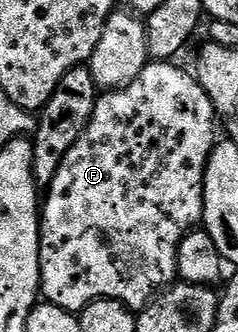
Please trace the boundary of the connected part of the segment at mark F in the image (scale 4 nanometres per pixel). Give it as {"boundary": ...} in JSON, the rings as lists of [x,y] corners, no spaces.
{"boundary":[[[150,61],[142,73],[125,87],[117,91],[105,91],[97,98],[96,108],[87,129],[74,141],[70,153],[58,165],[54,181],[47,184],[48,199],[42,203],[42,222],[40,224],[40,289],[47,302],[62,309],[79,313],[86,305],[99,299],[117,299],[133,309],[143,309],[165,290],[177,282],[176,258],[178,245],[189,231],[199,228],[204,218],[204,174],[208,168],[208,159],[216,148],[218,136],[218,116],[206,89],[202,89],[191,70],[183,71],[172,61]]]}

